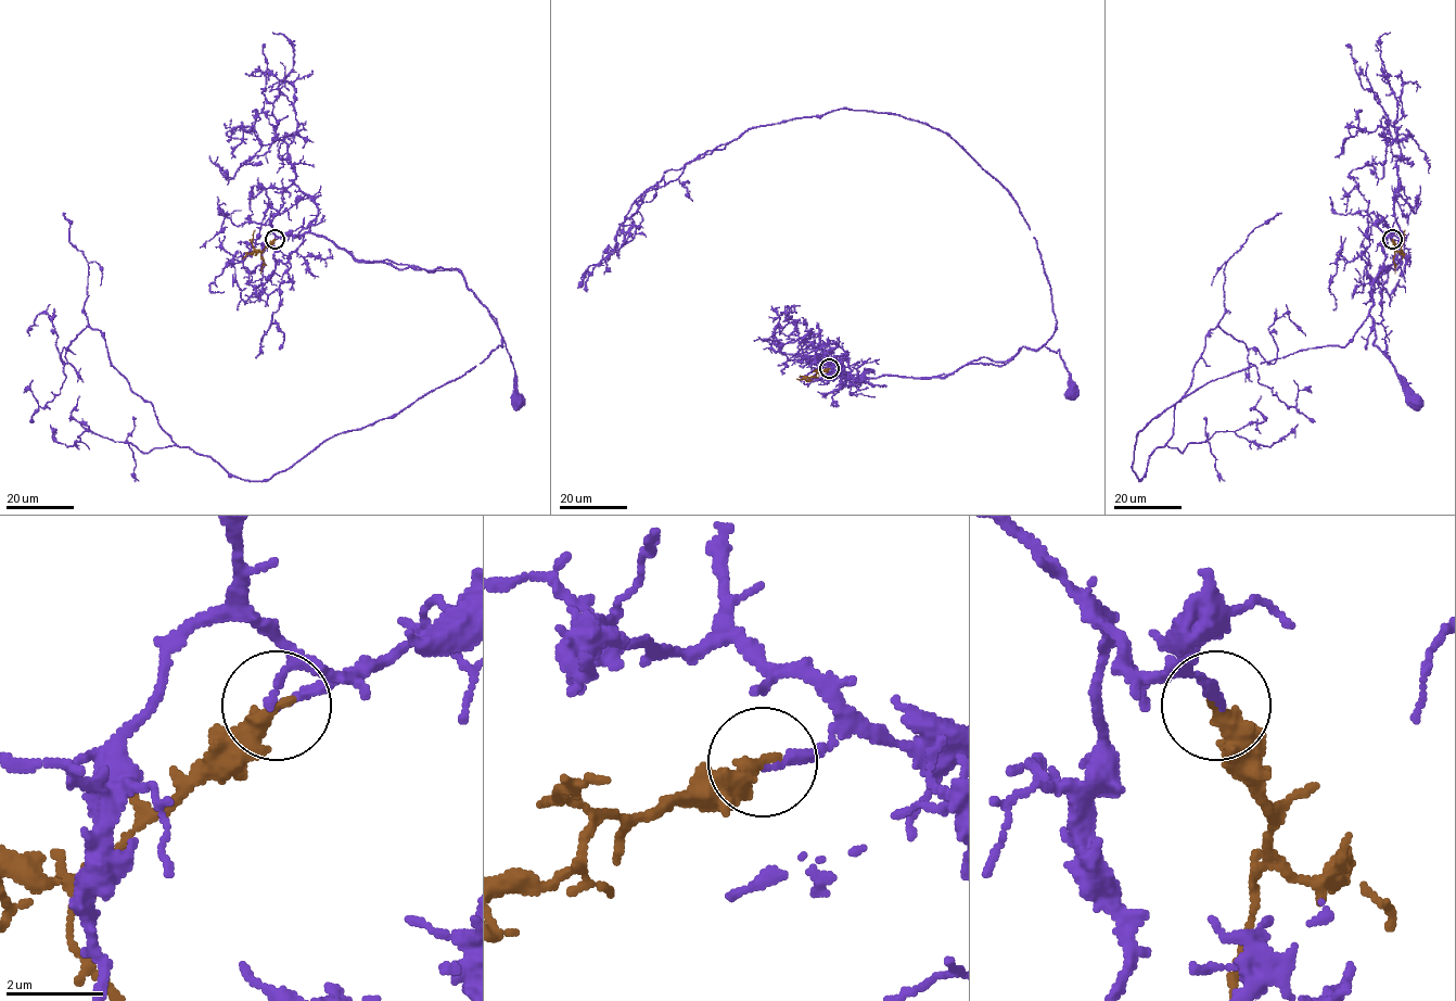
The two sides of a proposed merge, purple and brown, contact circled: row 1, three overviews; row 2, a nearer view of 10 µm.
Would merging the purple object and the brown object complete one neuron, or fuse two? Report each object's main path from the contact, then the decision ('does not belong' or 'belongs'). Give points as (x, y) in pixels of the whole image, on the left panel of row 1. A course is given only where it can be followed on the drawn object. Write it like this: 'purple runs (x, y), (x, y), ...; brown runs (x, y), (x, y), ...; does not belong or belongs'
purple runs (275, 239), (309, 232), (324, 236), (357, 260), (457, 269), (496, 319), (514, 368), (518, 401); brown runs (275, 239), (263, 251), (257, 251), (252, 244), (254, 230); belongs

